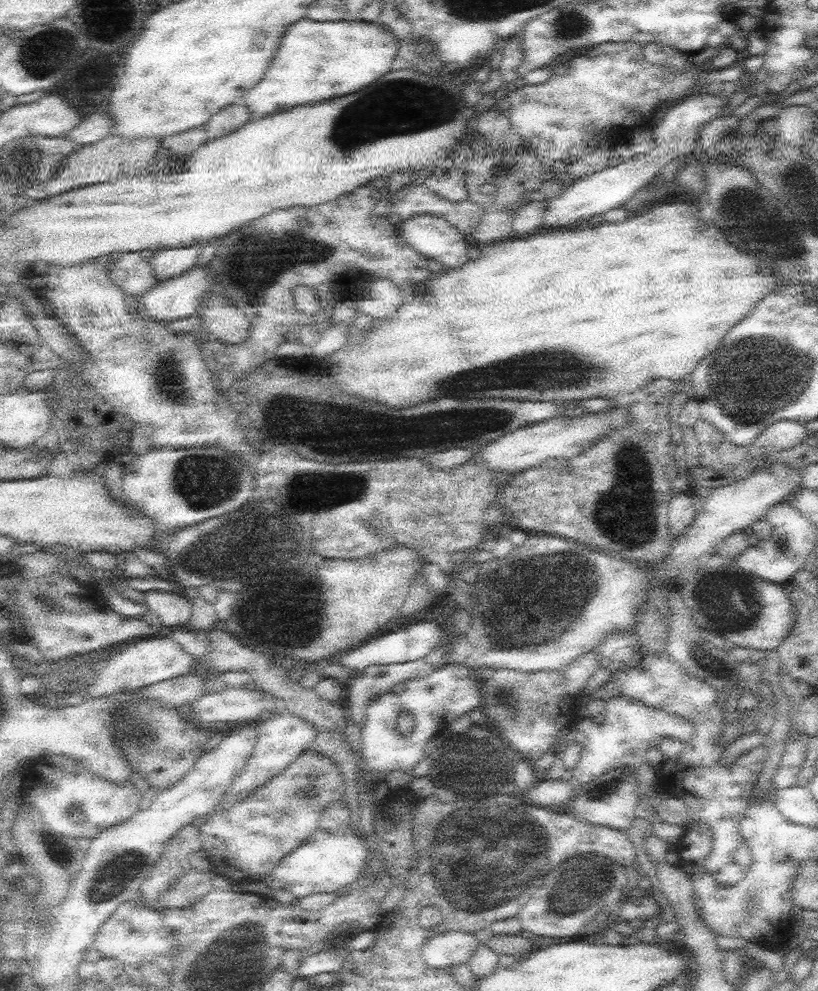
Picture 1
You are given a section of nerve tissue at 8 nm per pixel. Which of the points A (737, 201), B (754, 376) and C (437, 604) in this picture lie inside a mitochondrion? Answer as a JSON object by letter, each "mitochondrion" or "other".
{"A":"mitochondrion","B":"mitochondrion","C":"other"}

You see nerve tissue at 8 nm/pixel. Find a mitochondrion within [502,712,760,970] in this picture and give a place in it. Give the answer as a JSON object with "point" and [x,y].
{"point":[582,886]}

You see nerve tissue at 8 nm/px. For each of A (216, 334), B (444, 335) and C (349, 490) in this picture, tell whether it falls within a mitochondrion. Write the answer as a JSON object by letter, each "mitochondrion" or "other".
{"A":"other","B":"other","C":"mitochondrion"}

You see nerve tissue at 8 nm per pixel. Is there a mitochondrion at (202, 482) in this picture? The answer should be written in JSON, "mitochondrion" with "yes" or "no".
{"mitochondrion":"yes"}

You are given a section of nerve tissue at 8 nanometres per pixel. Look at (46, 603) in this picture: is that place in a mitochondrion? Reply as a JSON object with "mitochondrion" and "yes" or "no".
{"mitochondrion":"yes"}

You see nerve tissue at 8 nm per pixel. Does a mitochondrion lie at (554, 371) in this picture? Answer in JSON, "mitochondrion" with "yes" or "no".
{"mitochondrion":"yes"}

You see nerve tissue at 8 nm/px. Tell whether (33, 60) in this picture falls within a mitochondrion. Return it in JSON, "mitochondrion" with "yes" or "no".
{"mitochondrion":"yes"}

